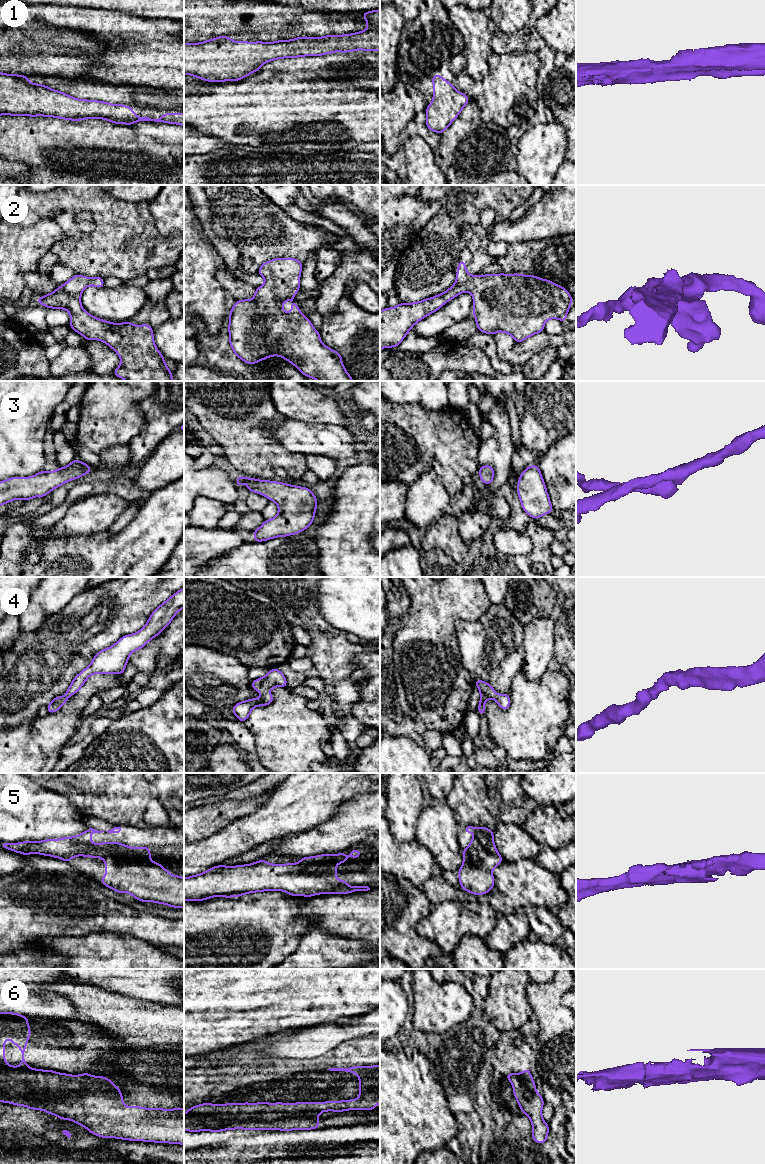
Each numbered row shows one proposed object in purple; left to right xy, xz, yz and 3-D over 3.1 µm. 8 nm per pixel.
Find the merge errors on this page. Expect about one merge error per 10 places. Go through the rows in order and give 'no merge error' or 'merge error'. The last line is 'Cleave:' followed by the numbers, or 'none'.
1: no merge error
2: no merge error
3: no merge error
4: no merge error
5: no merge error
6: no merge error
Cleave: none

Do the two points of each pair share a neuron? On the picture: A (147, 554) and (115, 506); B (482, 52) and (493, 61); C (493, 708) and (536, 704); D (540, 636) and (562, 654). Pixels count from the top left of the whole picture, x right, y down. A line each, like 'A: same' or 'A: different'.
A: different
B: different
C: same
D: different

